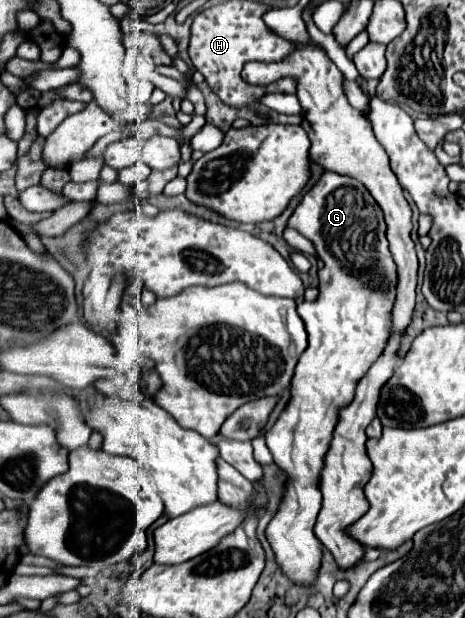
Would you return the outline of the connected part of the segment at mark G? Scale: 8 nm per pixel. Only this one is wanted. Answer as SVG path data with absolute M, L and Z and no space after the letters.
M325 171L315 187L305 193L303 201L297 205L293 215L289 217L291 227L301 231L307 239L317 247L317 255L325 263L319 271L319 295L315 301L307 301L297 305L297 313L305 321L305 329L309 333L309 347L301 355L293 381L291 381L291 397L281 411L275 425L265 433L267 447L273 455L275 465L287 473L284 497L279 503L277 513L269 521L265 529L265 537L273 547L275 561L283 575L295 585L313 585L323 559L323 543L315 539L313 525L321 507L321 491L319 491L319 473L323 469L323 457L331 443L333 427L337 423L337 409L347 405L353 399L355 383L365 375L367 367L379 357L383 351L385 339L389 339L389 311L395 299L395 283L397 271L389 253L389 241L385 237L385 219L383 213L373 199L373 195L353 177L345 177L339 173Z

